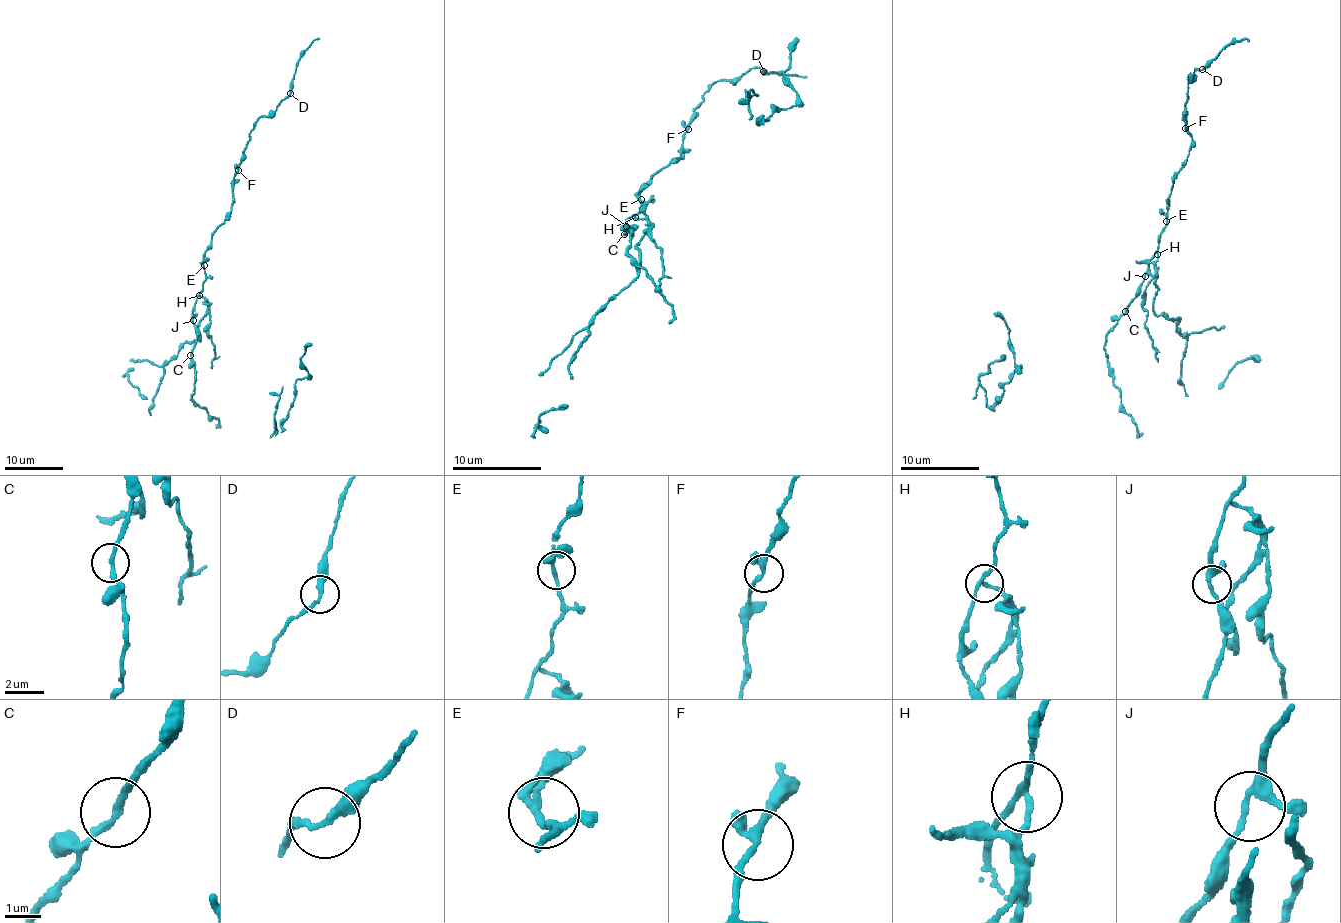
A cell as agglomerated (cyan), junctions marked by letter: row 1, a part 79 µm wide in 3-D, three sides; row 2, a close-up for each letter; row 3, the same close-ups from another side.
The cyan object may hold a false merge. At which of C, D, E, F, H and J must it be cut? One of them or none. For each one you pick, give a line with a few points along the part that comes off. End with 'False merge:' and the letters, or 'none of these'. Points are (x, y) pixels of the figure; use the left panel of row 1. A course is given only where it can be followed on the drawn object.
False merge: H

